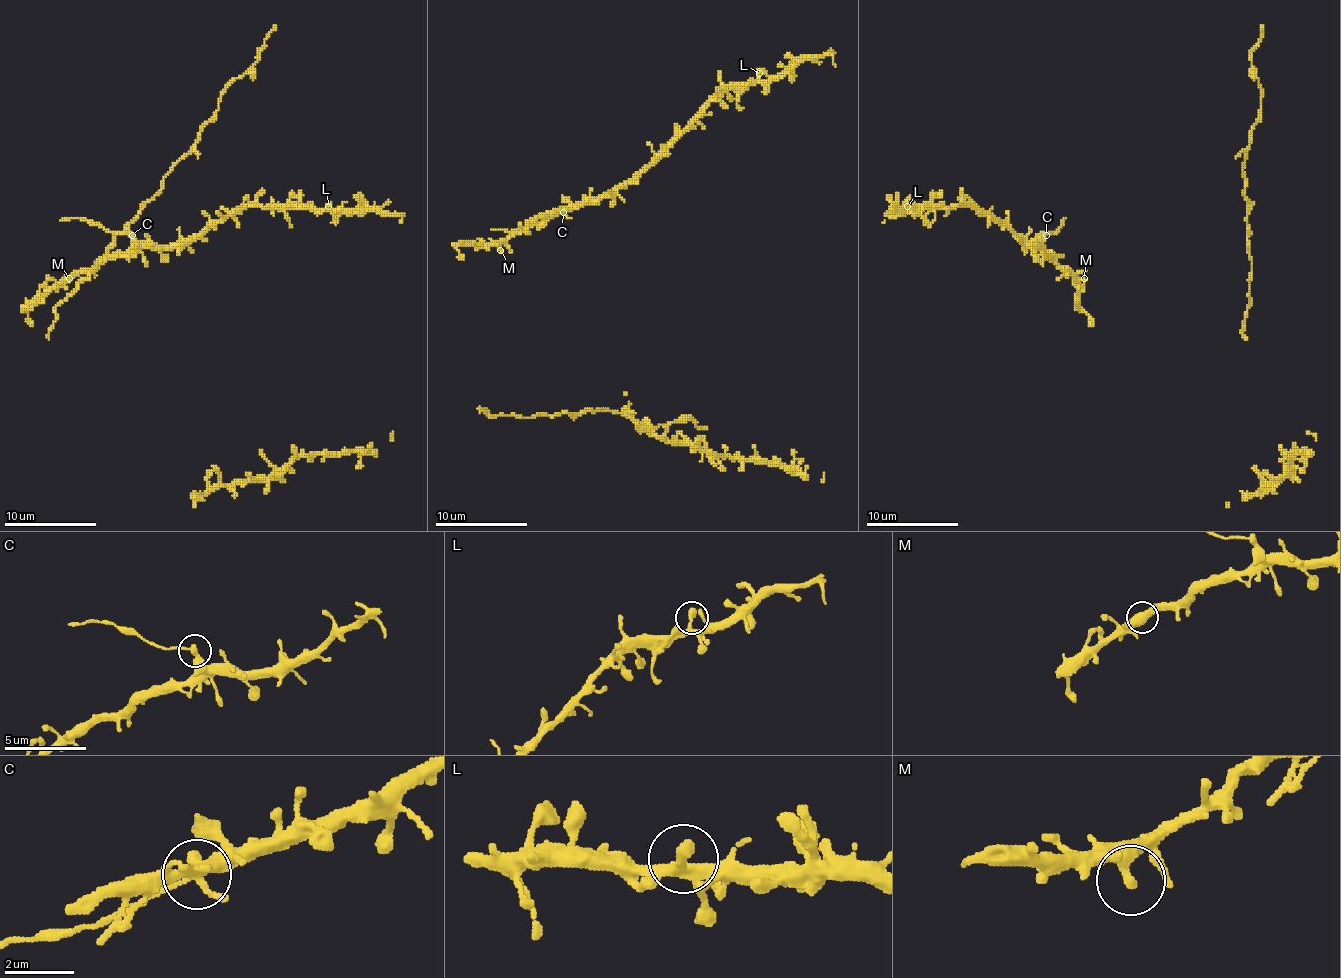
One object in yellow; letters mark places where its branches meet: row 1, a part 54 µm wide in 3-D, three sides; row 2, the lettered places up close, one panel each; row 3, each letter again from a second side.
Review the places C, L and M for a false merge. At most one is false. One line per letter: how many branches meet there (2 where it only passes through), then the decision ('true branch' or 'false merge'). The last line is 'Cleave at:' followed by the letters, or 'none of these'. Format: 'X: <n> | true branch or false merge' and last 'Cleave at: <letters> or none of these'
C: 2 | false merge
L: 2 | true branch
M: 2 | true branch
Cleave at: C

